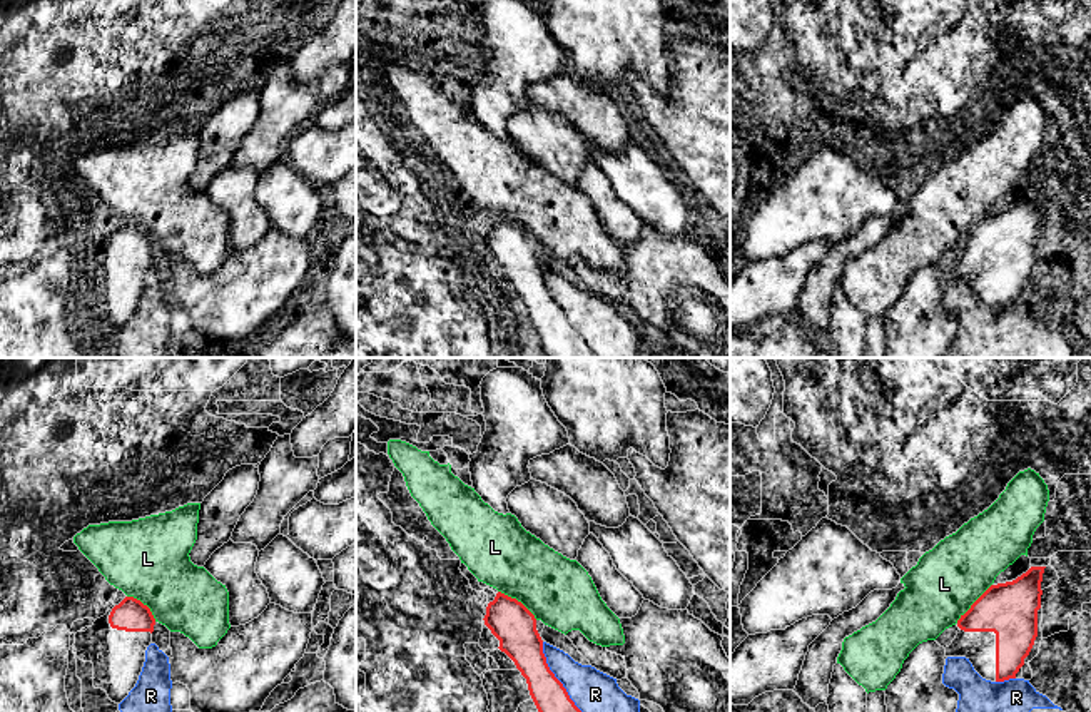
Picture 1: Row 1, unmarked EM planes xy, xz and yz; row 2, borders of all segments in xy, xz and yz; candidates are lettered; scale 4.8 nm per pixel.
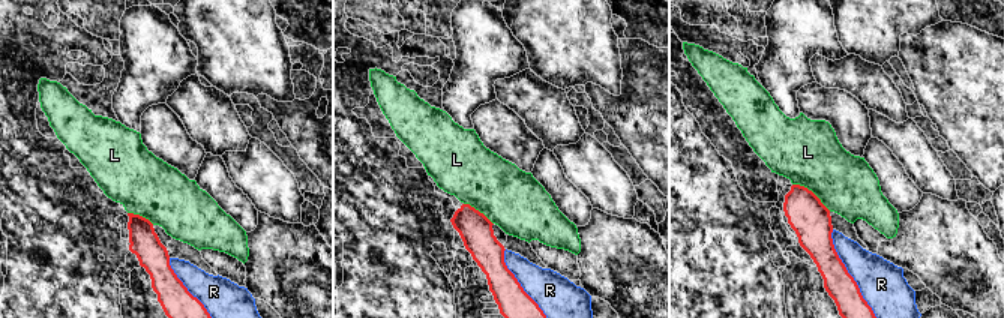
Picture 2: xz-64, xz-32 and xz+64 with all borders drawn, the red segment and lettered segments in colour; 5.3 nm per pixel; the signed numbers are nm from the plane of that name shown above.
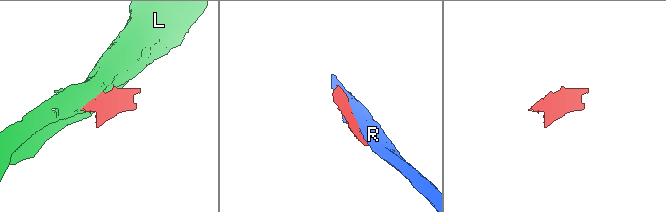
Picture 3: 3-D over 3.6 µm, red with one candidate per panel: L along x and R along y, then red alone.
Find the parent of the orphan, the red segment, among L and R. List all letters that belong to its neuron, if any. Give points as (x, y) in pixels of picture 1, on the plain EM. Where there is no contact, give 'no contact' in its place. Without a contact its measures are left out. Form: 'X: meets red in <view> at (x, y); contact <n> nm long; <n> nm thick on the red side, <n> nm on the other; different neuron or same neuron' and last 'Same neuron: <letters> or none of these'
L: meets red in xz at (517, 226); contact 240 nm long; 200 nm thick on the red side, 320 nm on the other; different neuron
R: meets red in xz at (563, 313); contact 500 nm long; 190 nm thick on the red side, 220 nm on the other; different neuron
Same neuron: none of these

